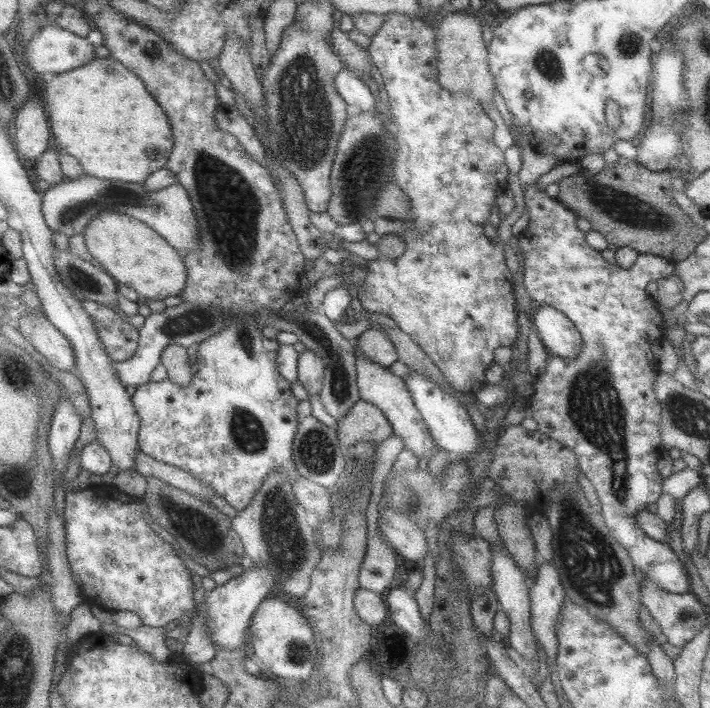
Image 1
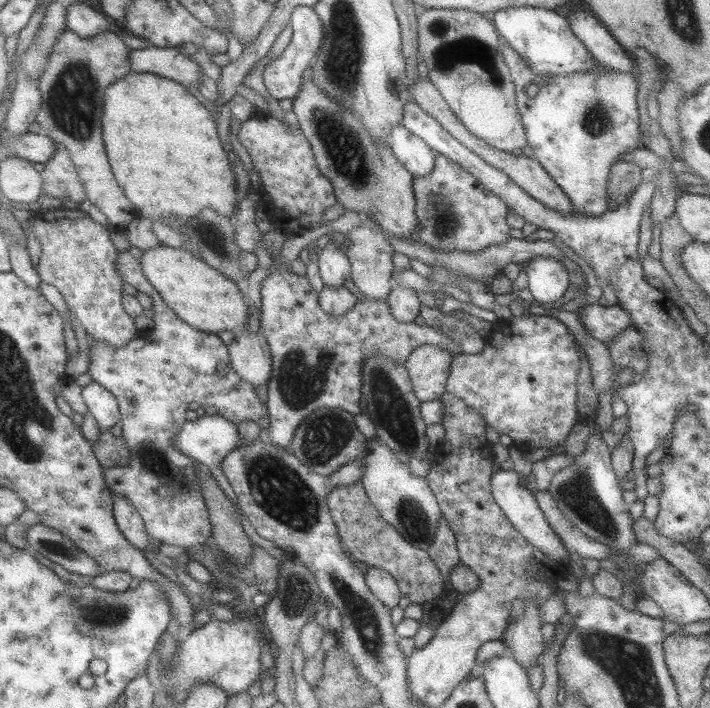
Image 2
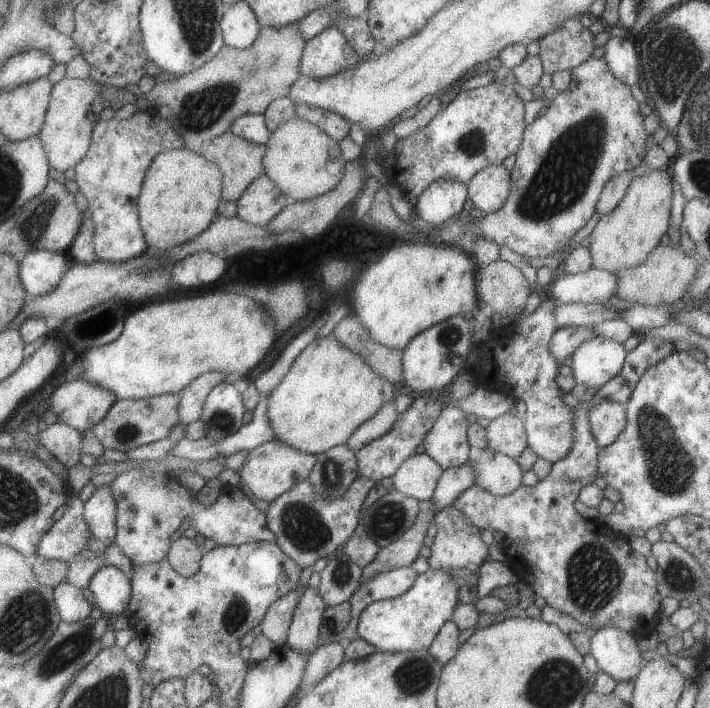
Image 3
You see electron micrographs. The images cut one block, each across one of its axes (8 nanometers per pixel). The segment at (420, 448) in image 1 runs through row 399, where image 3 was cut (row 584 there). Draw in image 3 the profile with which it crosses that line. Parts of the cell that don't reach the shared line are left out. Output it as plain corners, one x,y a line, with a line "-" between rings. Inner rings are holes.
401,567
387,572
377,572
369,580
365,580
347,600
351,606
351,620
342,640
357,638
355,630
363,608
373,601
395,598
407,592
413,586
416,575
411,567

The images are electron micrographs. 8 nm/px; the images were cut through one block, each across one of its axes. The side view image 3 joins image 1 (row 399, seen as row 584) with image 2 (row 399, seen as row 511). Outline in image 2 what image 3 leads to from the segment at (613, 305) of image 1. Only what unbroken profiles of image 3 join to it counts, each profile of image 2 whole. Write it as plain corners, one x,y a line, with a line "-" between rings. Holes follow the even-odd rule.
531,310
528,316
493,323
493,338
485,337
485,346
477,354
453,354
449,364
445,390
459,398
467,408
475,410
487,427
507,435
522,451
547,448
552,451
562,445
579,421
576,409
576,380
580,367
578,350
567,327
549,313

